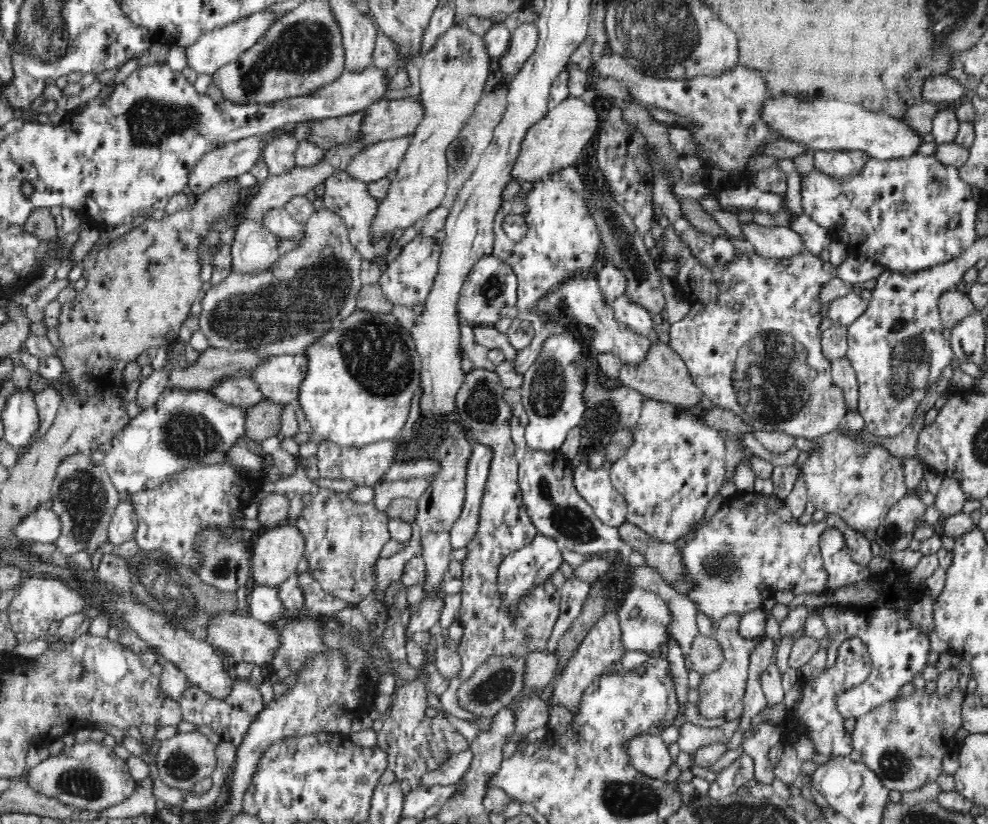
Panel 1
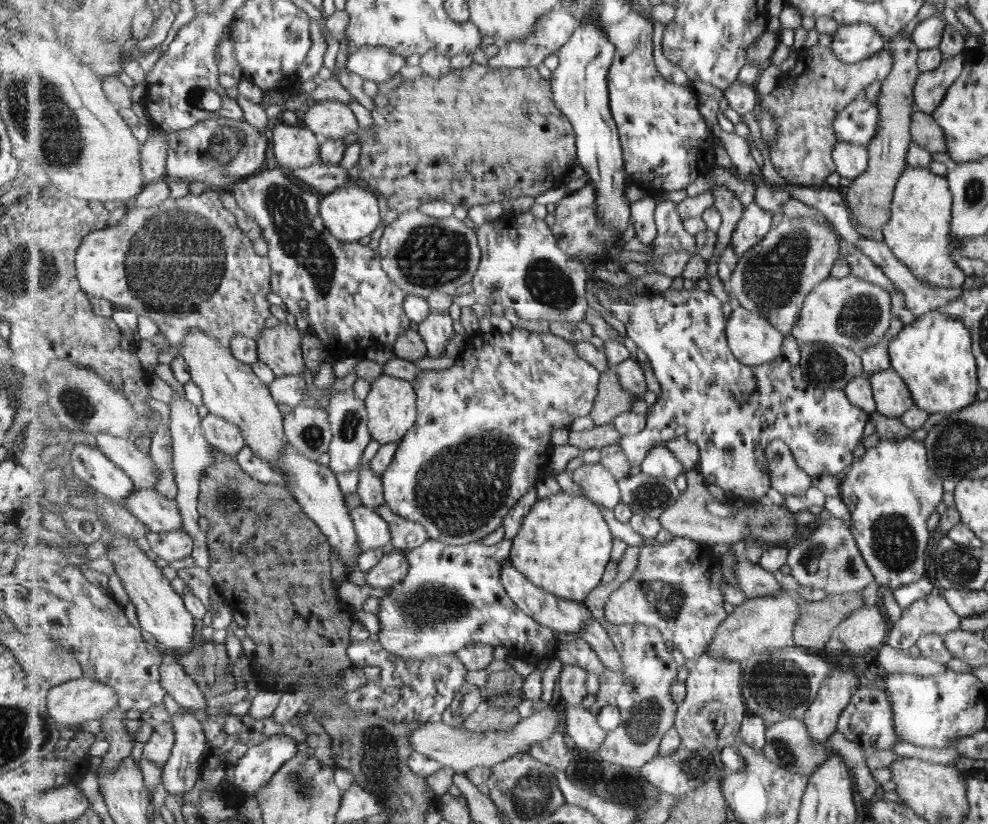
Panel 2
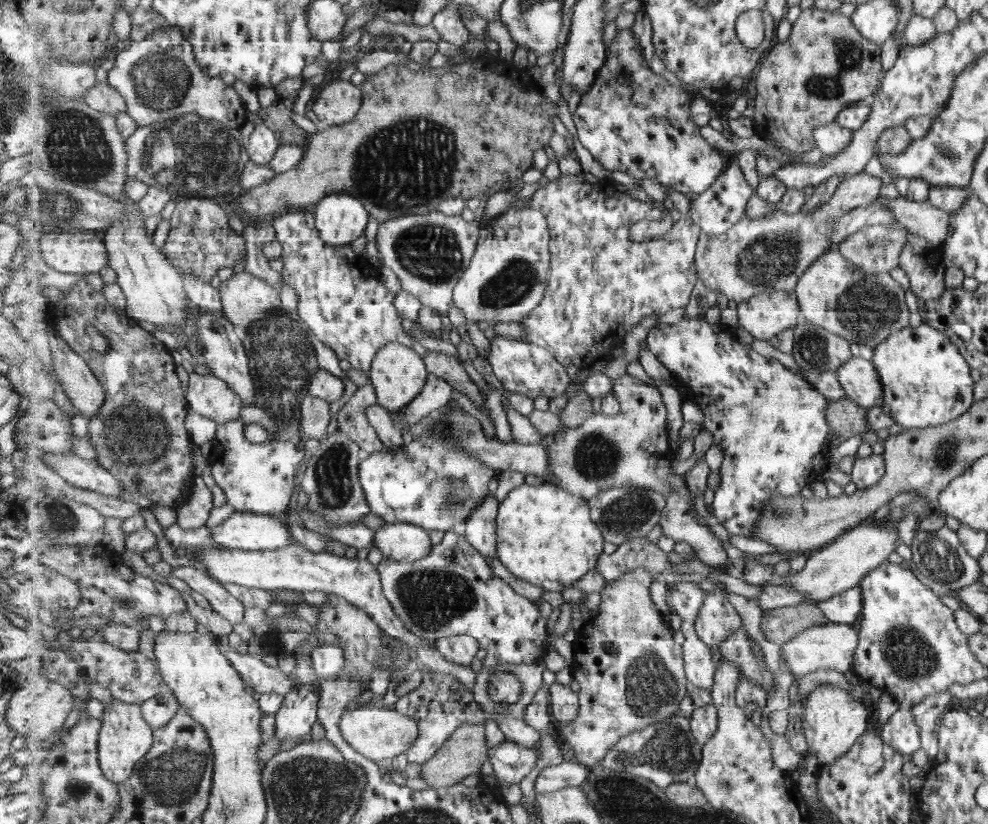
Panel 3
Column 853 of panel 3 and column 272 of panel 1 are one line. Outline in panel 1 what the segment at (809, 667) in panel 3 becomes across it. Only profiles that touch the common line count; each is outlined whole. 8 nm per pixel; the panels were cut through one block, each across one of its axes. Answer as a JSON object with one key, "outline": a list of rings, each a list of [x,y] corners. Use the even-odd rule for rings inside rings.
{"outline":[[[224,611],[216,615],[205,634],[210,645],[220,653],[234,657],[236,664],[248,662],[269,667],[274,664],[276,650],[282,646],[282,637],[277,624],[262,623],[252,618],[250,614],[239,615],[237,611]]]}

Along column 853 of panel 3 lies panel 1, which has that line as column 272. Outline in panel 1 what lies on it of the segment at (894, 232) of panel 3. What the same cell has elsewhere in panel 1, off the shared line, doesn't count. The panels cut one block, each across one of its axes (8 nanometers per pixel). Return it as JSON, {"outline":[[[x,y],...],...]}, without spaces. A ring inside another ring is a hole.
{"outline":[[[251,220],[238,224],[231,244],[230,272],[246,274],[270,268],[282,254],[294,248],[298,240],[302,240],[302,233],[292,240],[282,240],[270,233],[263,224]]]}

